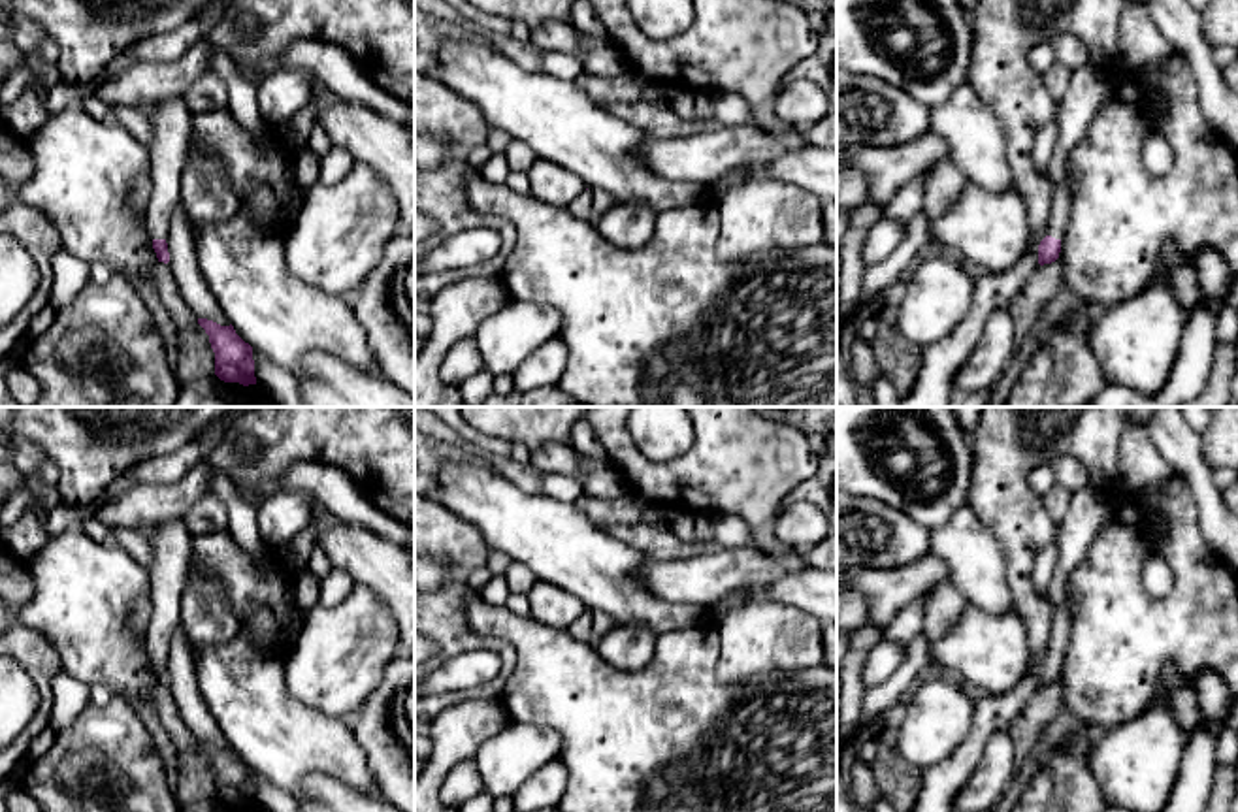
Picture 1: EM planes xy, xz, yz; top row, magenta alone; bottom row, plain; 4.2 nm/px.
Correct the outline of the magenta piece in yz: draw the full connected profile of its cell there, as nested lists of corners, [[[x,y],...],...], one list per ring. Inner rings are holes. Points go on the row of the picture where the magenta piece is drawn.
[[[1089,57],[1089,60],[1072,70],[1072,79],[1065,96],[1057,102],[1055,124],[1057,145],[1050,160],[1050,175],[1053,179],[1053,205],[1046,226],[1046,237],[1038,245],[1038,264],[1051,264],[1059,258],[1061,239],[1068,226],[1068,177],[1067,156],[1082,141],[1099,113],[1110,83],[1119,75],[1112,57]]]

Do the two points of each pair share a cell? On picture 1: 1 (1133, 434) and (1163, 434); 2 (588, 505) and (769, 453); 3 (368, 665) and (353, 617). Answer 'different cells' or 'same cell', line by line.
1: different cells
2: different cells
3: same cell

